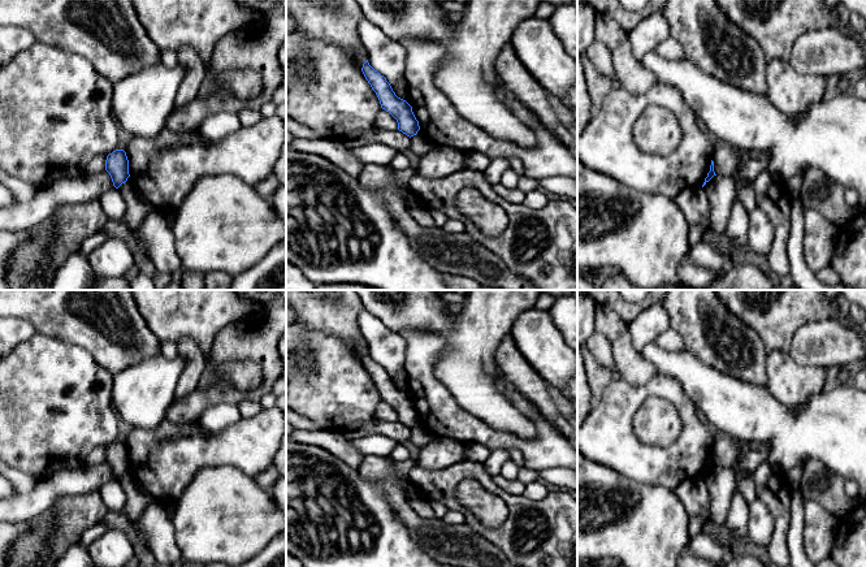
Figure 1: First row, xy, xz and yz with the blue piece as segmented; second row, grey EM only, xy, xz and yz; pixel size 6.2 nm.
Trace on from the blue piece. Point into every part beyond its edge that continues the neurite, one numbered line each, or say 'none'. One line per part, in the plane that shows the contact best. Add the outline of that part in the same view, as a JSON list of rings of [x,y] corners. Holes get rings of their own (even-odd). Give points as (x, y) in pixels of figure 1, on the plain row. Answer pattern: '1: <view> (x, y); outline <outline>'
none

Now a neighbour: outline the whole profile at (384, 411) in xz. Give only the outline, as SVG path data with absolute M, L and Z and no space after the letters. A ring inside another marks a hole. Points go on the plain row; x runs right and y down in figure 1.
M382 399L378 402L376 407L374 417L382 421L398 421L397 411Z

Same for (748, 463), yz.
M766 446L750 449L745 455L739 458L739 467L741 469L741 479L752 477L757 468L768 460L770 450Z

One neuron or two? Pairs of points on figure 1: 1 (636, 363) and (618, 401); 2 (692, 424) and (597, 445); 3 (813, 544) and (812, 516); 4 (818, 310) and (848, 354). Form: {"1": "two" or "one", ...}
{"1": "two", "2": "one", "3": "one", "4": "two"}

